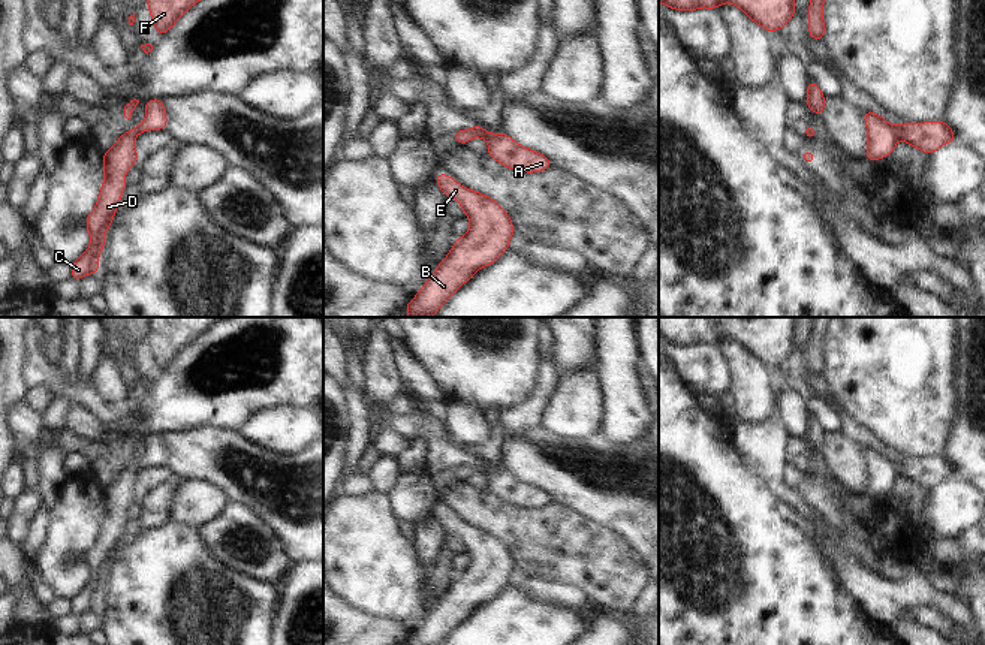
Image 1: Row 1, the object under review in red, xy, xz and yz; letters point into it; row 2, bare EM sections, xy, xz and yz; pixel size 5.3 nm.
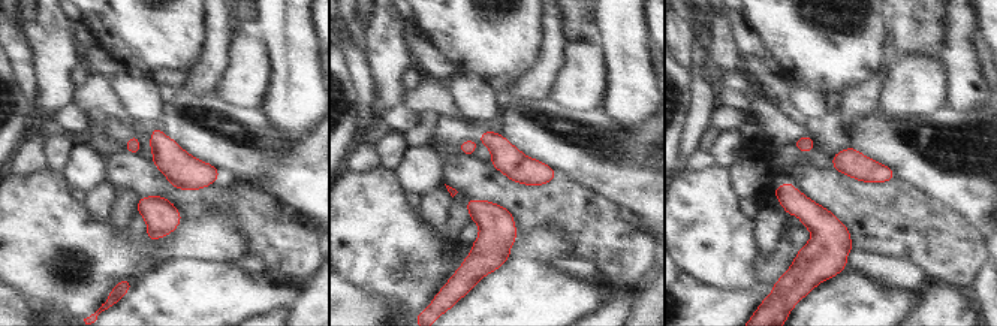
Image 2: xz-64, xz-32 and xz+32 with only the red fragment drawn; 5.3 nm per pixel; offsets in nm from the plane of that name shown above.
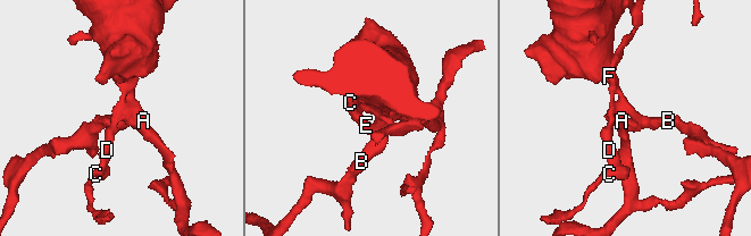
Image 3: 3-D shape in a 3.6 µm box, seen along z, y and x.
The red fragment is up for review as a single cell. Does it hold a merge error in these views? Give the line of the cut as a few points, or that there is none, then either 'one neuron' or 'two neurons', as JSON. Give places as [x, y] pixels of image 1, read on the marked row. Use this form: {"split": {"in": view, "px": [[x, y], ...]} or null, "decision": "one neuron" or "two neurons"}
{"split": {"in": "xz", "px": [[470, 129], [475, 136]]}, "decision": "two neurons"}

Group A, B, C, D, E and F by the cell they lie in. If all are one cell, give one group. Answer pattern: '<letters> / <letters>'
A B E F / C D

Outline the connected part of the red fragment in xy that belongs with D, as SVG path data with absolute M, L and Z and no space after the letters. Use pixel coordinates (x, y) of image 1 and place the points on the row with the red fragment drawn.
M136 129L124 132L102 157L103 184L93 211L85 218L90 247L70 265L73 280L99 272L99 256L105 248L105 236L127 186L126 174L138 163L136 136Z

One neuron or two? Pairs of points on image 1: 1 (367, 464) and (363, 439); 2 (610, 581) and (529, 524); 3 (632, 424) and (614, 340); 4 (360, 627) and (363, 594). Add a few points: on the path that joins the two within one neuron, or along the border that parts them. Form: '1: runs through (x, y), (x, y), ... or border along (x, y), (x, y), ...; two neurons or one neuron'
1: border along (373, 443), (363, 455), (358, 470); two neurons
2: runs through (590, 561), (559, 536), (548, 535); one neuron
3: runs through (623, 403), (615, 361); one neuron
4: border along (339, 596), (354, 608), (395, 621); two neurons

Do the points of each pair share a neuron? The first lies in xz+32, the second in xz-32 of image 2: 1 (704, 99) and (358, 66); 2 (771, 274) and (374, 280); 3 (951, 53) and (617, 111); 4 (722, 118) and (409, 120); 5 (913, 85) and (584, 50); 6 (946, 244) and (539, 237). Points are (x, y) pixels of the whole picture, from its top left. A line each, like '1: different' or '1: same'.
1: same
2: different
3: same
4: same
5: same
6: different

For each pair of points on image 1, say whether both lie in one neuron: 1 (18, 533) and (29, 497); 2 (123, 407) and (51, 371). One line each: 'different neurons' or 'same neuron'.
1: same neuron
2: same neuron

